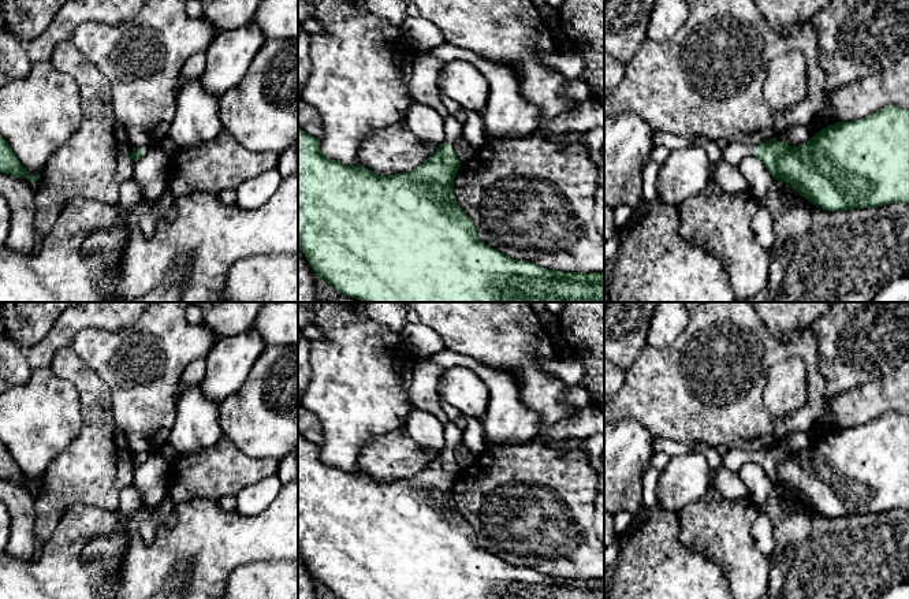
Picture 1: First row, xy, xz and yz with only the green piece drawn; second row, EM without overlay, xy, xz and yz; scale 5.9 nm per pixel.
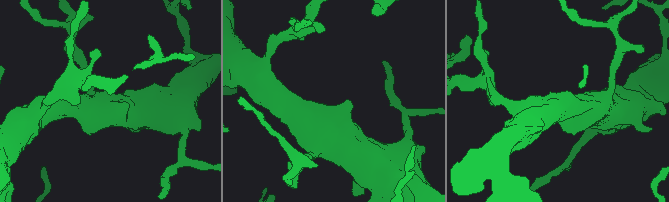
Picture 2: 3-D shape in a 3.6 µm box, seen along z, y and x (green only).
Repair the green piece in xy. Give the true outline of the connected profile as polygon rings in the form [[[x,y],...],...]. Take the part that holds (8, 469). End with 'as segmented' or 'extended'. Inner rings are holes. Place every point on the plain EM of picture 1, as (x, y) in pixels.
[[[0,442],[0,479],[22,483],[31,488],[34,492],[38,481],[30,481],[29,477],[21,470],[8,449]]]; as segmented

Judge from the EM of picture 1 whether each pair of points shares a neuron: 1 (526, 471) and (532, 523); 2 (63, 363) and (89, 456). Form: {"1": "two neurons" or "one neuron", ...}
{"1": "one neuron", "2": "one neuron"}

